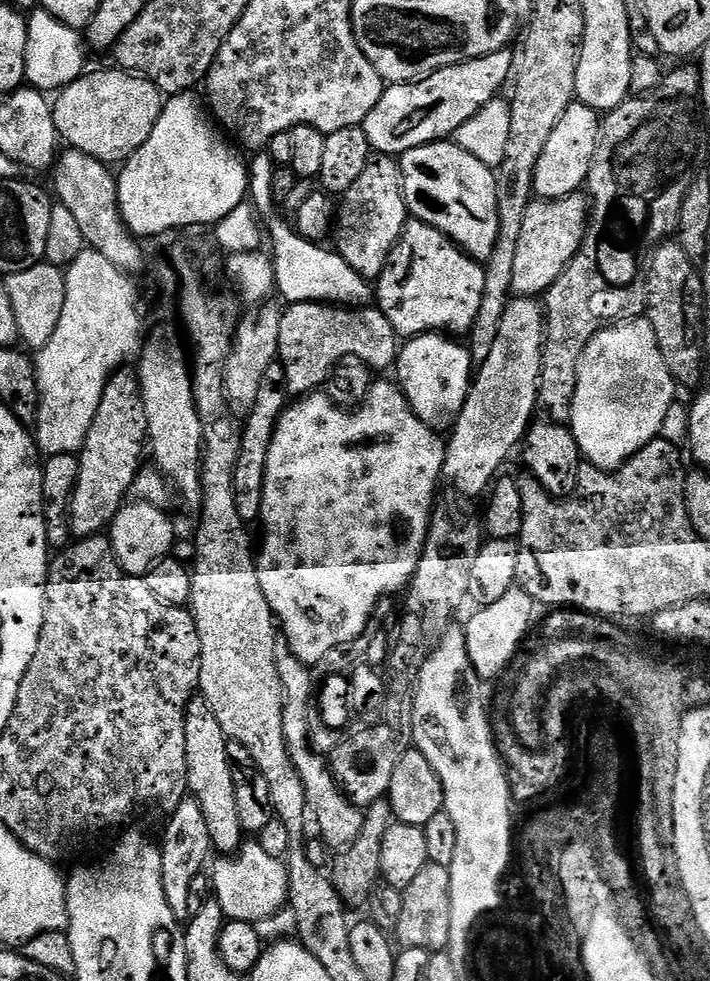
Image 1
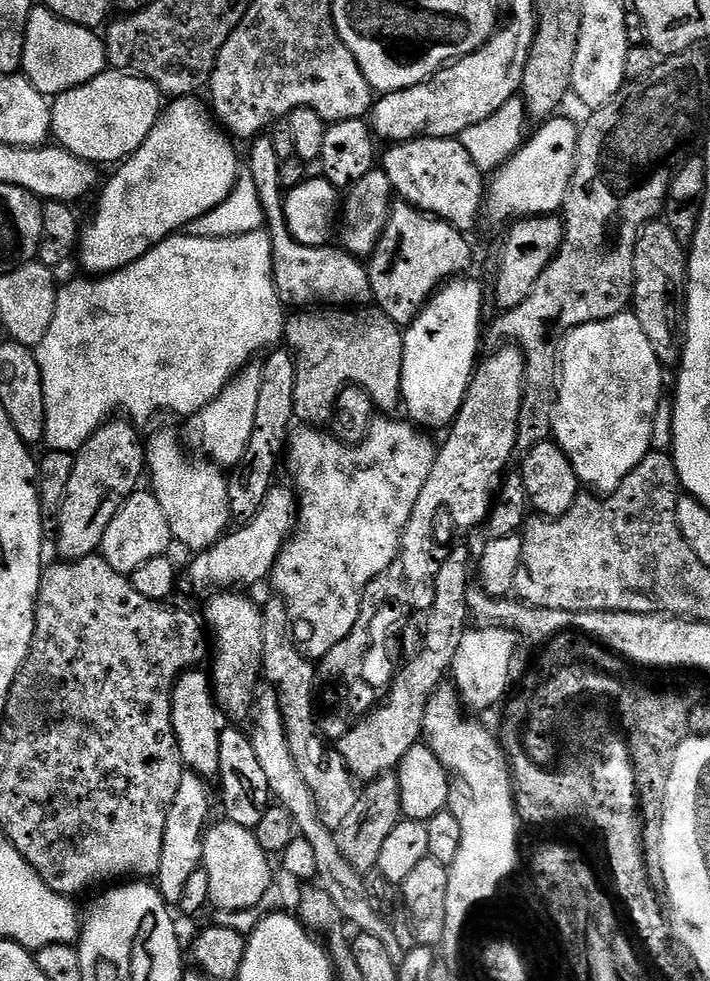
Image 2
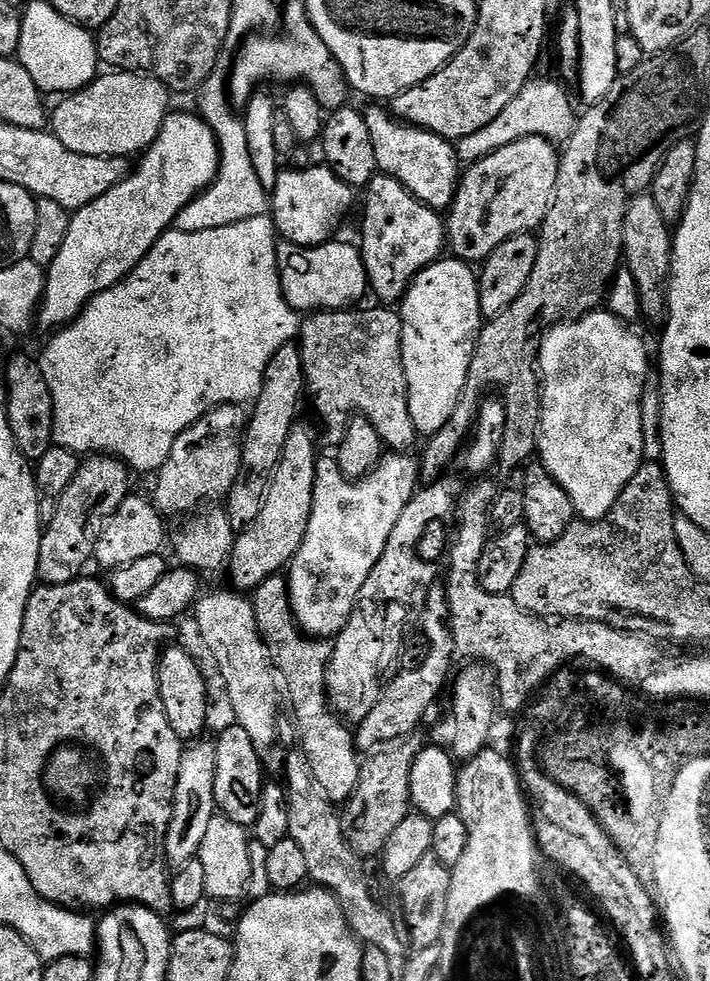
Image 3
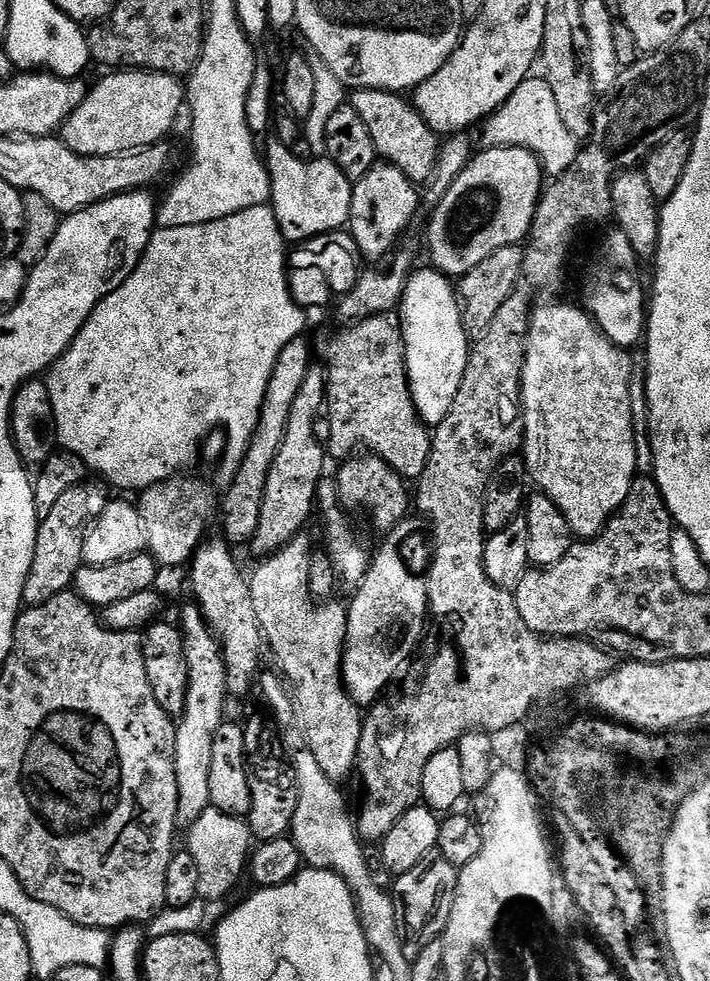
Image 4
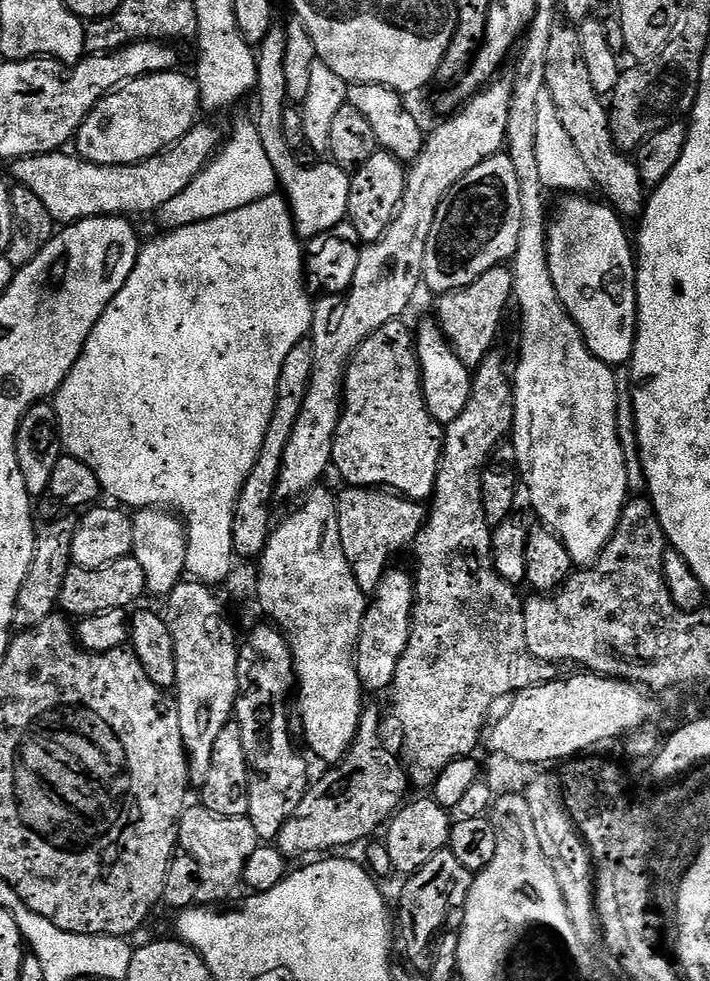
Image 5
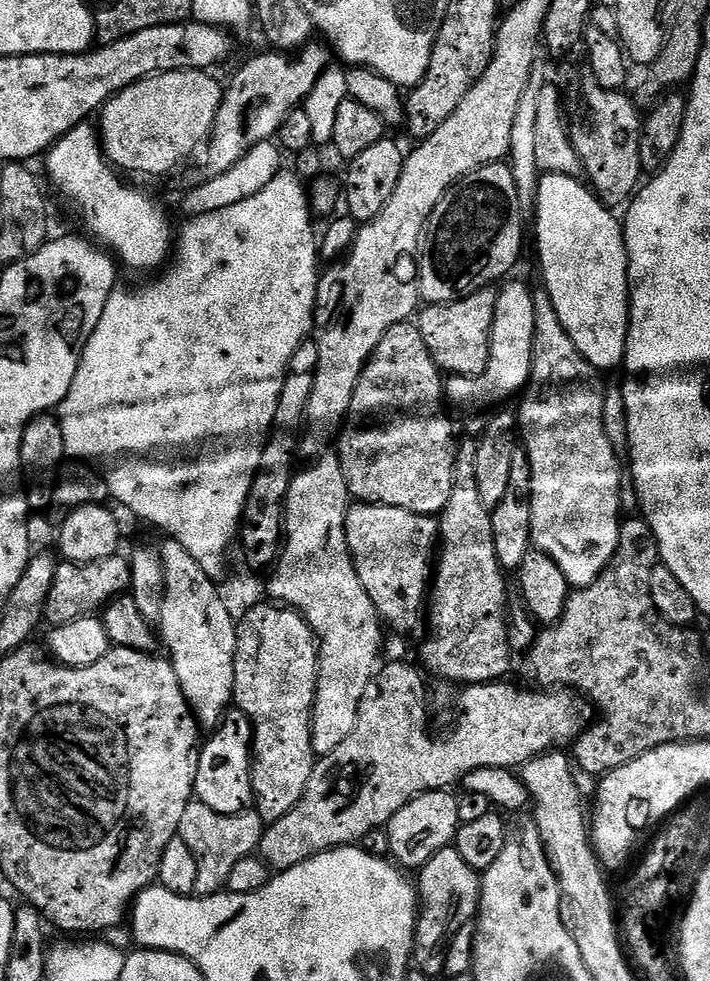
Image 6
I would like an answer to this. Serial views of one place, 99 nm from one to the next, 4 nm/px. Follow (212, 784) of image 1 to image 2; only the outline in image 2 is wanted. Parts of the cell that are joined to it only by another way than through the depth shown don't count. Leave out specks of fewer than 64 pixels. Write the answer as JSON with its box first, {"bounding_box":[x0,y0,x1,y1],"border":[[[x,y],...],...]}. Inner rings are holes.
{"bounding_box":[170,671,222,778],"border":[[[186,671],[177,678],[176,685],[172,688],[170,718],[185,769],[195,772],[197,776],[216,778],[220,774],[218,742],[220,741],[220,729],[222,727],[222,721],[220,721],[222,712],[216,703],[209,673],[207,671],[196,671]]]}

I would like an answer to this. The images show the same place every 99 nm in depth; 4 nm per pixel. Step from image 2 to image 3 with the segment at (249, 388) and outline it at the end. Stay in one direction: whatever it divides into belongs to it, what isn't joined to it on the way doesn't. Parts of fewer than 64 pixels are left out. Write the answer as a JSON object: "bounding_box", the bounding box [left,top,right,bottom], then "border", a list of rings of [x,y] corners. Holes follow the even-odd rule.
{"bounding_box":[150,404,242,518],"border":[[[230,404],[212,408],[198,422],[194,422],[174,442],[168,460],[155,473],[156,489],[150,494],[150,501],[164,518],[187,517],[203,509],[207,500],[219,501],[227,496],[234,478],[238,476],[242,458],[242,416]]]}

